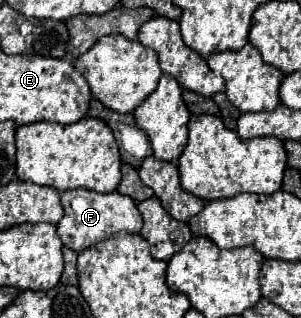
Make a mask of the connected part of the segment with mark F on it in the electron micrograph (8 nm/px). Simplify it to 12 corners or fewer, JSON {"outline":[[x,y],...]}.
{"outline":[[86,188],[62,194],[62,244],[84,252],[144,224],[136,202]]}

